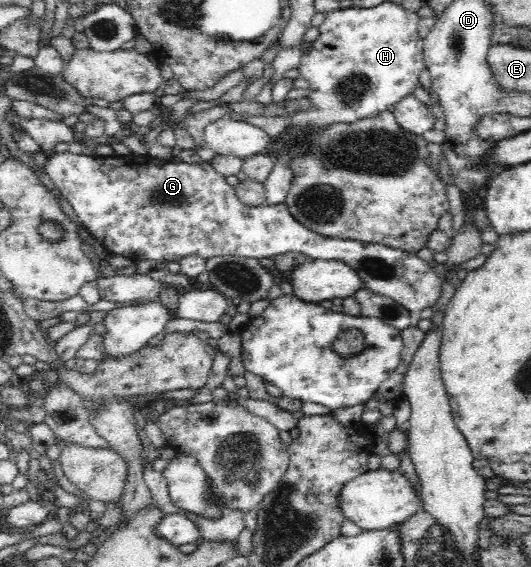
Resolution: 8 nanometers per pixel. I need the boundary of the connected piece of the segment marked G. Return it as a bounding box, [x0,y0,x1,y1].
[43,152,443,316]

